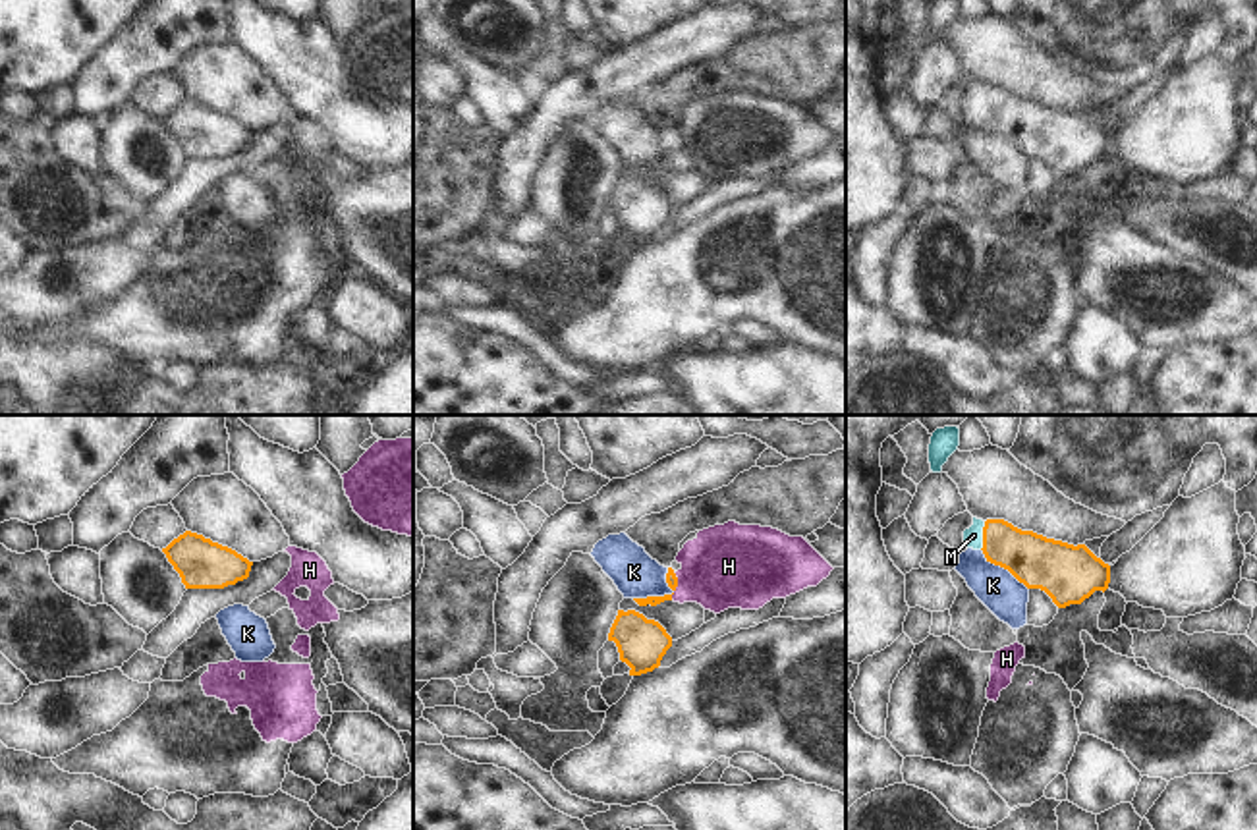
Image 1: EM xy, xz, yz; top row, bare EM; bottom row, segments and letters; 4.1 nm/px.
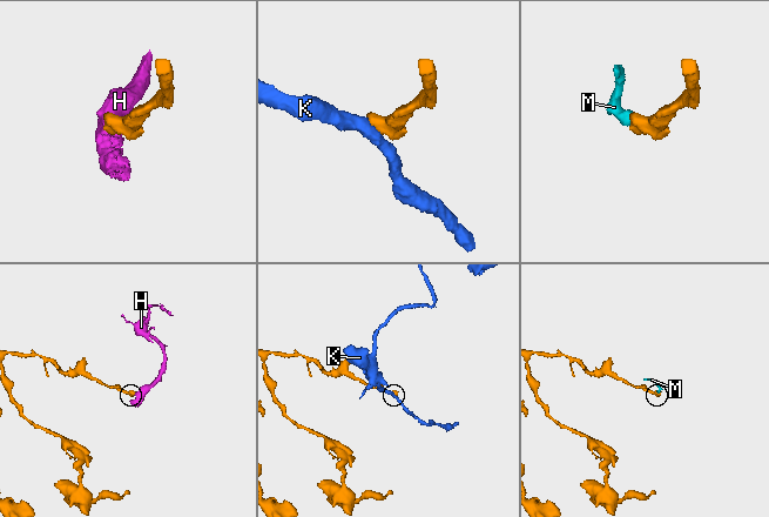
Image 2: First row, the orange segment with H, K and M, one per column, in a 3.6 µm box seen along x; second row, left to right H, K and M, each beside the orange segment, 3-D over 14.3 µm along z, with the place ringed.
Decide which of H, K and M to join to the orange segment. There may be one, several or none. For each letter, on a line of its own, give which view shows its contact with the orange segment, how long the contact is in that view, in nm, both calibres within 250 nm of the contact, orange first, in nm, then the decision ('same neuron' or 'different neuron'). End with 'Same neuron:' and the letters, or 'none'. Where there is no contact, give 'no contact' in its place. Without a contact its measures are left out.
H: contact in xz; length 120 nm; calibres 50 and 360 nm; different neuron
K: contact in xz; length 200 nm; calibres 50 and 190 nm; different neuron
M: contact in yz; length 120 nm; calibres 220 and 80 nm; same neuron
Same neuron: M

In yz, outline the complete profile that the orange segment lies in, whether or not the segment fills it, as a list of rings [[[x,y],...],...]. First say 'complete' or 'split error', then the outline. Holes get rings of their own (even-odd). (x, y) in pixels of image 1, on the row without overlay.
split error; [[[977,87],[964,98],[967,116],[981,118],[987,129],[1008,137],[1027,156],[1045,158],[1058,176],[1081,172],[1095,158],[1106,158],[1110,133],[1085,112],[1068,112],[1004,87]]]

